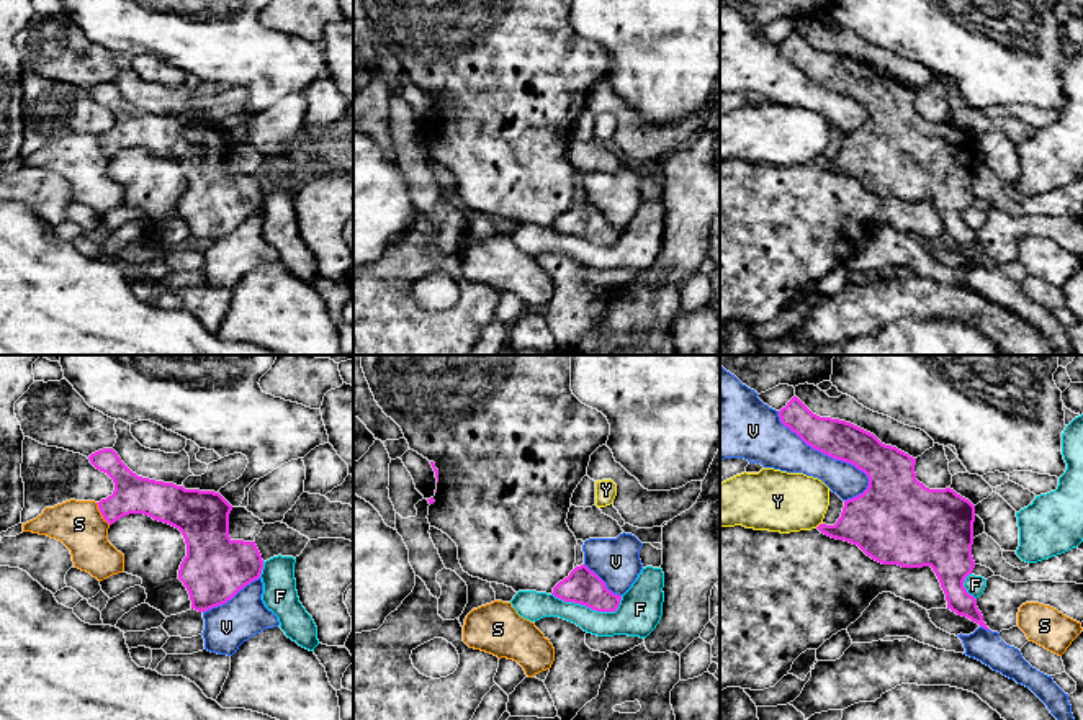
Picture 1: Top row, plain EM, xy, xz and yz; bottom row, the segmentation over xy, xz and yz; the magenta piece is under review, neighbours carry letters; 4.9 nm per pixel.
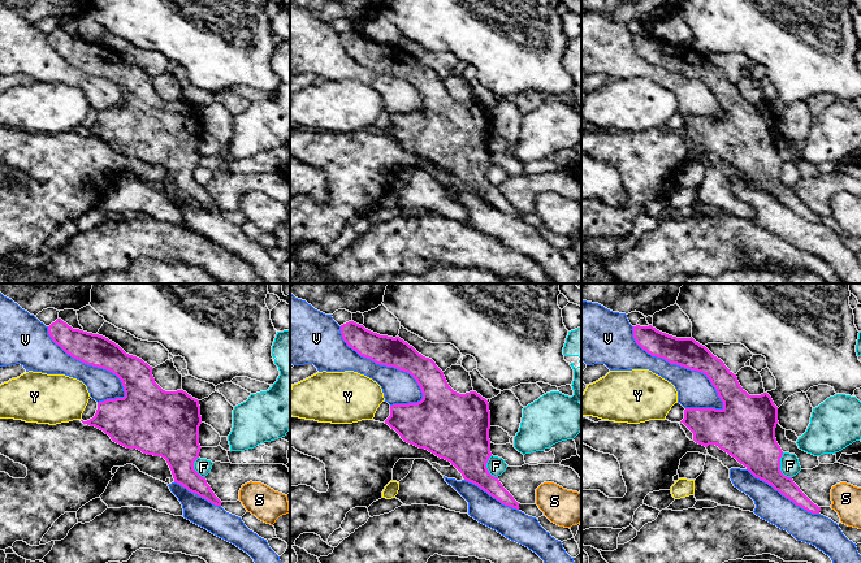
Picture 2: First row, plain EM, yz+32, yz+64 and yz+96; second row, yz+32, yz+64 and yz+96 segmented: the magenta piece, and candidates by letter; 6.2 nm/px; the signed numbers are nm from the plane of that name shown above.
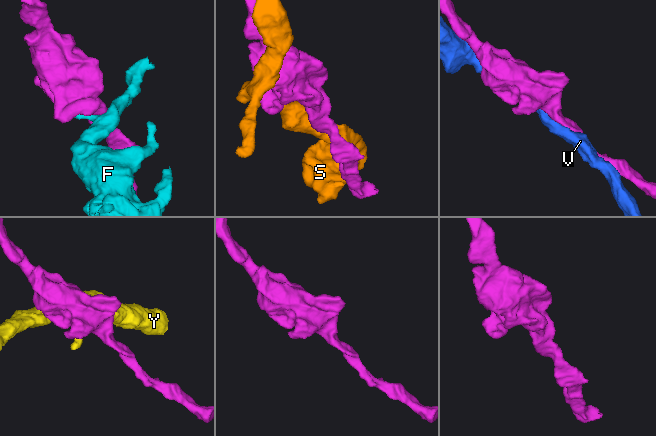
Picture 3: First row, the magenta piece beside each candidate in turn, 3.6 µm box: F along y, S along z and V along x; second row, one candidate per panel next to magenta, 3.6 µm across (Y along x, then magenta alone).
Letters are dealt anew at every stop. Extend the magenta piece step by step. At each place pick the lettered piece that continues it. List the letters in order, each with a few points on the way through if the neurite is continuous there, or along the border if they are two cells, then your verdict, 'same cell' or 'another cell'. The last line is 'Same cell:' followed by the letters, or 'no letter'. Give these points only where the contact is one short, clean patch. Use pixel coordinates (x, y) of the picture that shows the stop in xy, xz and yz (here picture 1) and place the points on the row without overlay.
F: another cell
S: another cell
V: another cell
Y: another cell
Same cell: no letter

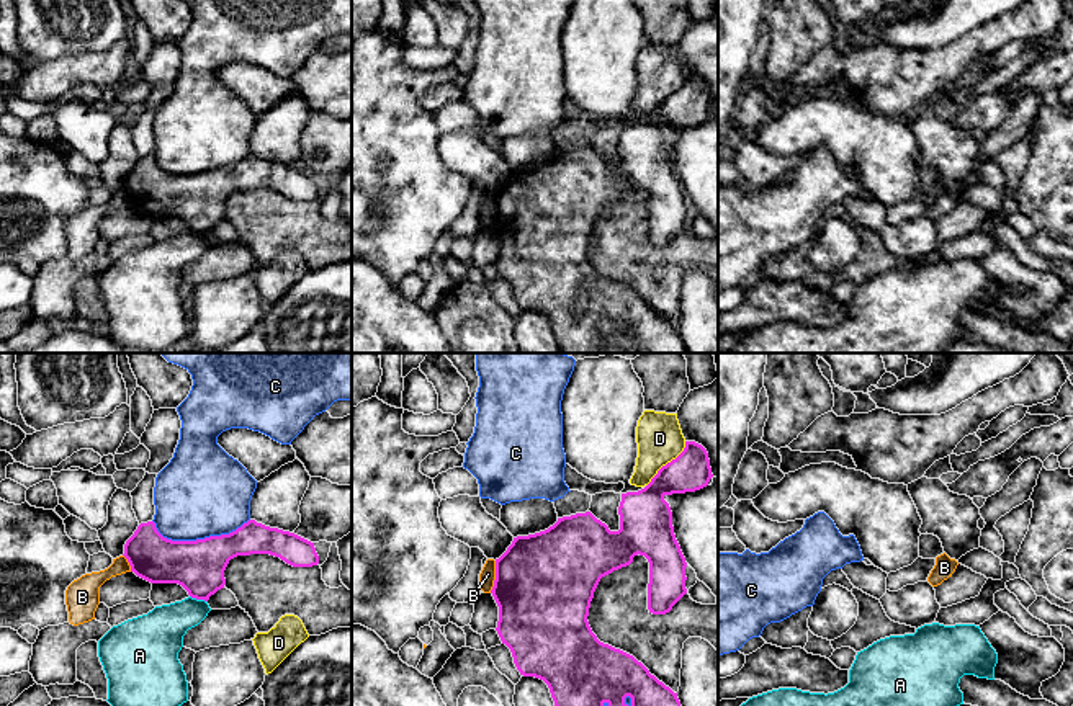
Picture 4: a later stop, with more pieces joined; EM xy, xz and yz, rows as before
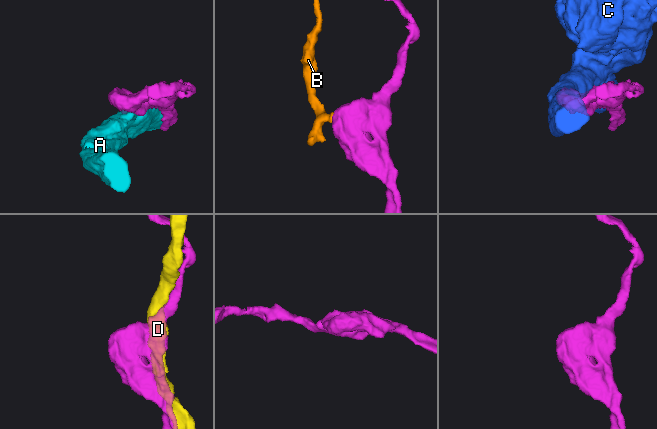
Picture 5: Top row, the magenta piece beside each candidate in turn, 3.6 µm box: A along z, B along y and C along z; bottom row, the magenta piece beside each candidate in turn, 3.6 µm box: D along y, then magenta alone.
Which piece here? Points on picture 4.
A: another cell
B: border along xz (496, 195), (496, 213), (489, 226); another cell
C: another cell
D: another cell
Same cell: no letter

